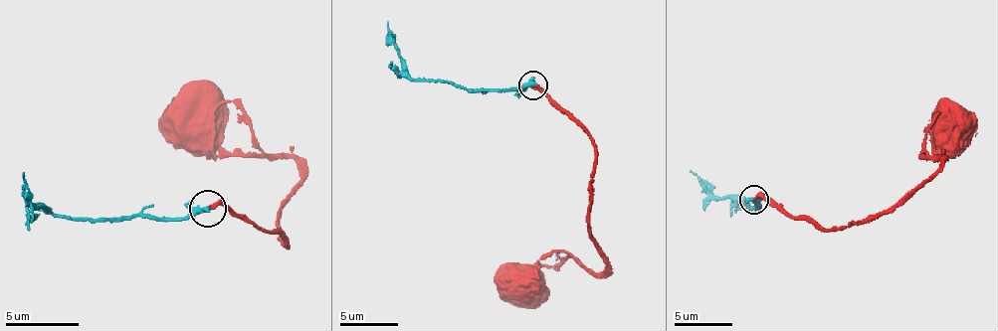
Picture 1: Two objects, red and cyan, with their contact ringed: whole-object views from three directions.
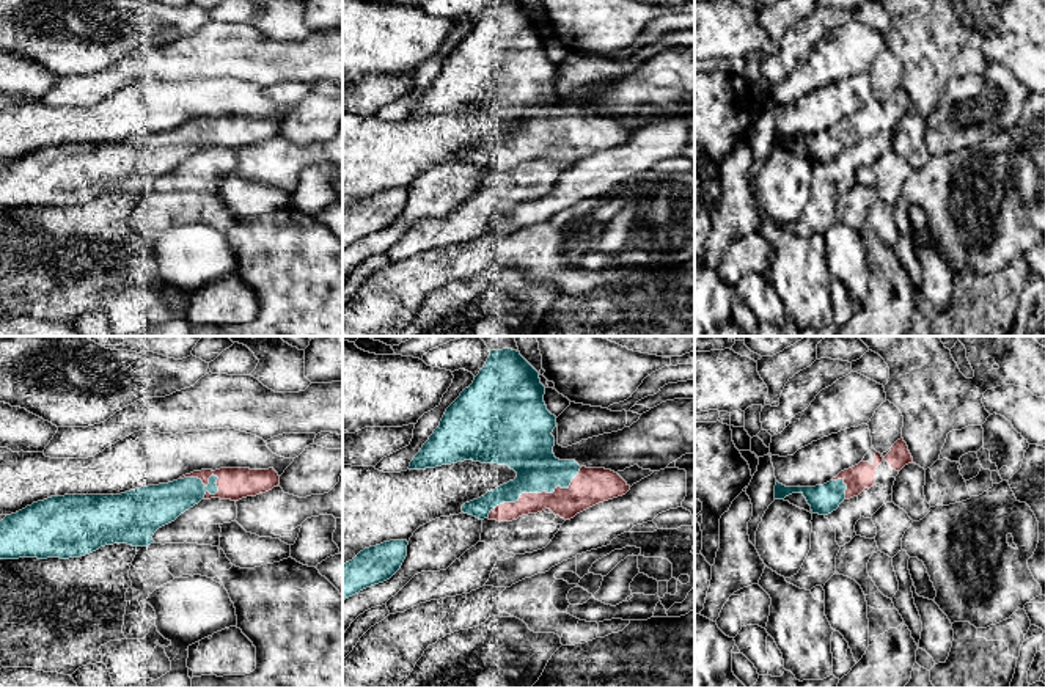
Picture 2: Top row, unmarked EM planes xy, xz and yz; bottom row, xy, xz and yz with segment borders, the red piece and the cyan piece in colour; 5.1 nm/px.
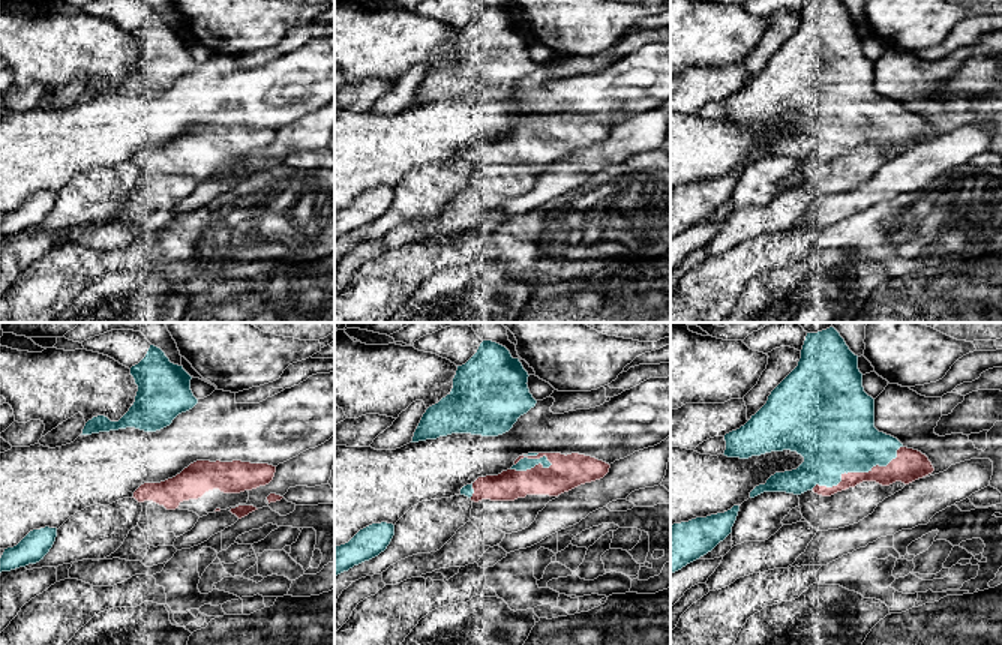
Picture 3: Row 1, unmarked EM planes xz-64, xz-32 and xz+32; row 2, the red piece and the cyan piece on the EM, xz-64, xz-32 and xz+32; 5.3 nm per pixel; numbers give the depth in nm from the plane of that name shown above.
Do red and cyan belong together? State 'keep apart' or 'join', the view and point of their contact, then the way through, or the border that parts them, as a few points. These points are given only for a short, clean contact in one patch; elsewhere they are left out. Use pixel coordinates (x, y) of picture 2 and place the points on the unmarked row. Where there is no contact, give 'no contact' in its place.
join | xz (535, 142)

